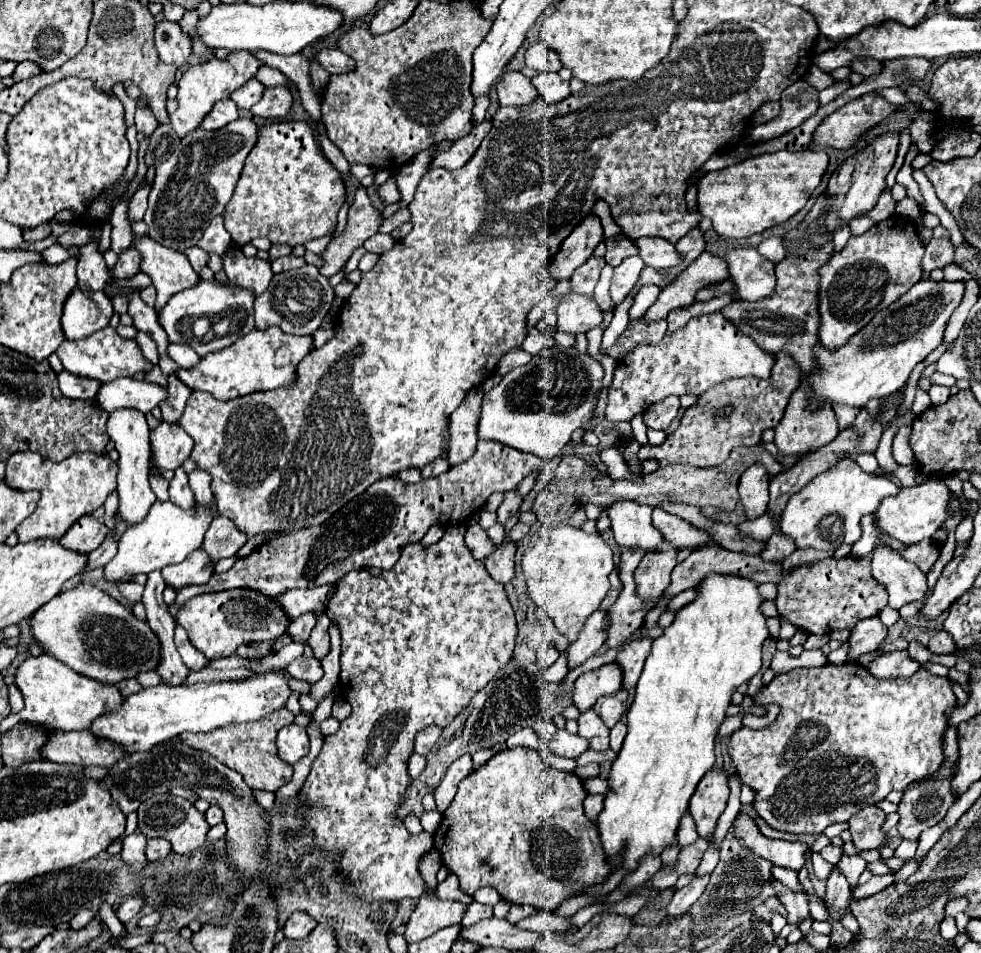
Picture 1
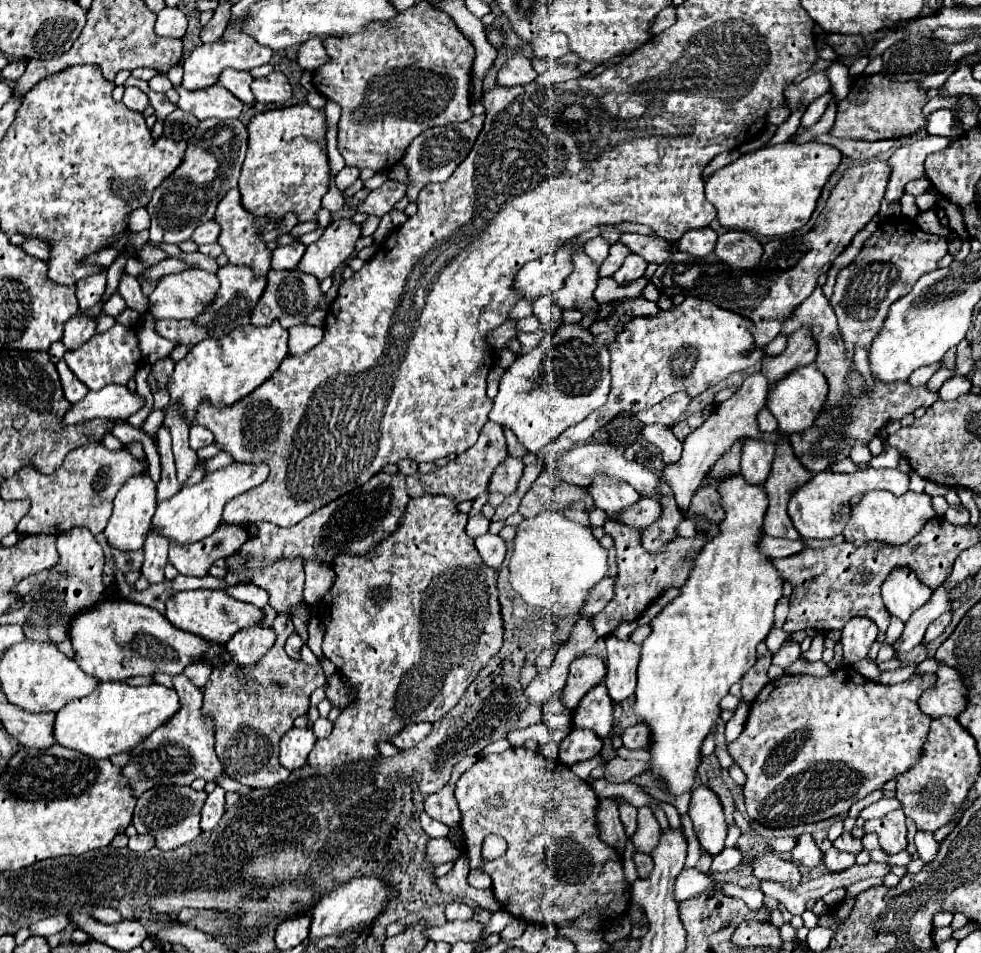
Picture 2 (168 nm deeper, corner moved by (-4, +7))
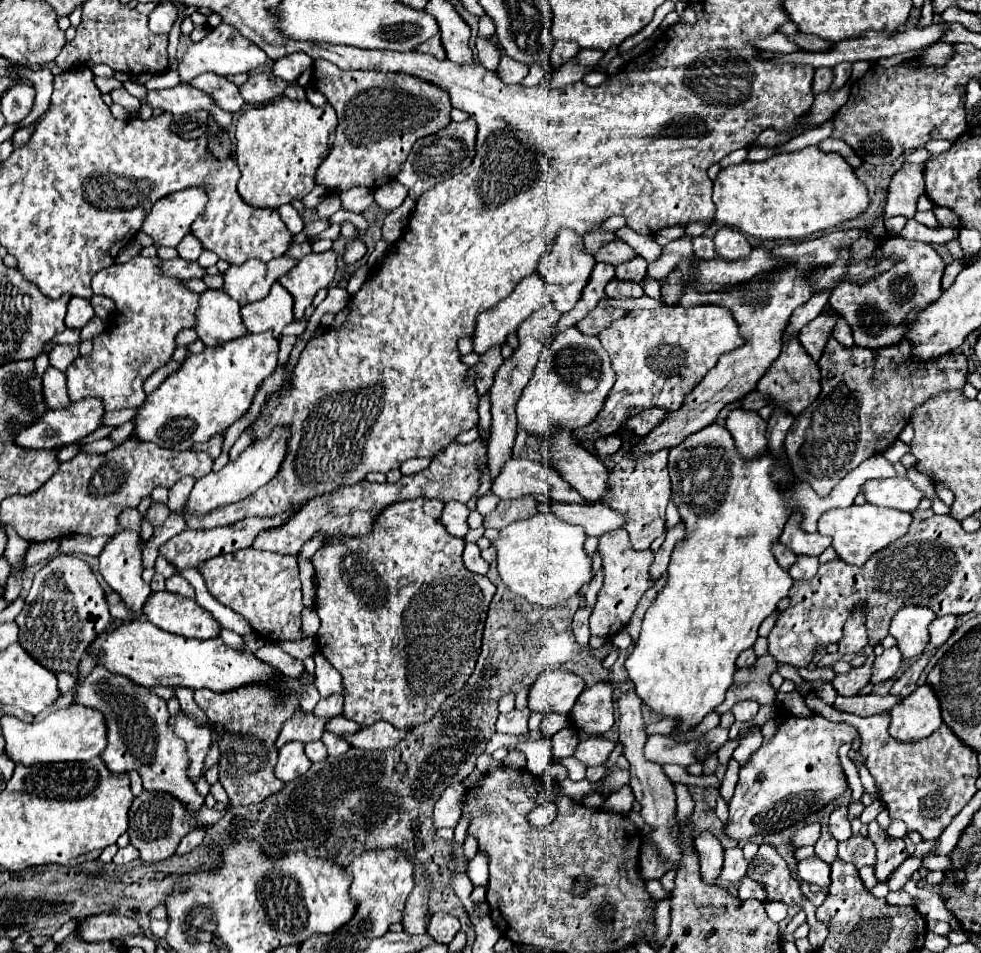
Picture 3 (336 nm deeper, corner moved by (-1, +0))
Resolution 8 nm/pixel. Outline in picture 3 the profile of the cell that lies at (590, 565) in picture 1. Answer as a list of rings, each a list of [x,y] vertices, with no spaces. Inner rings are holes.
[[[537,513],[533,519],[523,519],[517,523],[511,523],[501,529],[501,535],[497,541],[493,541],[493,547],[497,549],[497,569],[503,579],[503,583],[511,589],[511,593],[523,597],[525,601],[539,605],[539,607],[557,607],[563,601],[567,601],[571,595],[579,593],[579,589],[593,579],[593,561],[585,553],[585,531],[579,525],[563,523],[563,519],[557,519],[551,513]]]

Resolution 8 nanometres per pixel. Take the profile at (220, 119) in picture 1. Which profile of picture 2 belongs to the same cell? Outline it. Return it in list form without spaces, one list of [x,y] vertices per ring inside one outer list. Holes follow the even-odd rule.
[[[212,84],[202,90],[184,90],[184,88],[176,86],[174,90],[180,96],[178,106],[186,112],[192,112],[198,120],[238,118],[242,112],[242,106],[244,106],[220,84]]]

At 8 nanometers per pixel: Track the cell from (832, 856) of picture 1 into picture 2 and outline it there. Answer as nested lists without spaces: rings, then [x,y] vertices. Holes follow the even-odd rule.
[[[844,832],[842,836],[838,836],[838,838],[834,840],[834,846],[836,846],[838,850],[854,852],[854,854],[858,854],[858,852],[862,852],[862,850],[864,850],[862,840],[860,840],[860,838],[854,838],[850,832]]]

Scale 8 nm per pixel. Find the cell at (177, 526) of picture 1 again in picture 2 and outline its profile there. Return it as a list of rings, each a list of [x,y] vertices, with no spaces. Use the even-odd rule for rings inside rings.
[[[232,462],[232,464],[228,464],[216,472],[206,474],[204,480],[198,482],[196,486],[182,488],[170,500],[160,502],[156,508],[156,514],[152,518],[152,528],[164,532],[164,536],[168,536],[170,542],[178,542],[178,544],[198,542],[198,540],[210,536],[220,526],[222,508],[226,502],[244,494],[250,488],[260,486],[266,478],[268,478],[268,466],[264,462],[260,462],[260,464],[246,464],[246,462],[236,464],[236,462]]]

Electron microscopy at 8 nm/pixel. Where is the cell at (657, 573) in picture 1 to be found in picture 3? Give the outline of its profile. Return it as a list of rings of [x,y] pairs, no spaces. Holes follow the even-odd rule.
[[[661,449],[653,455],[629,453],[611,469],[611,475],[609,475],[611,495],[607,497],[605,505],[609,505],[615,511],[625,511],[629,515],[629,523],[625,525],[625,529],[631,537],[633,549],[649,549],[651,543],[665,533],[665,509],[671,497],[669,485],[671,481],[669,481],[669,469],[667,469],[667,449]],[[615,483],[625,487],[617,487],[615,491]]]

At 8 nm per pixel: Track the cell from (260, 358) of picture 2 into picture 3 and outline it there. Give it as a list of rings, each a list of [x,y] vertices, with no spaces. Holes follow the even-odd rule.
[[[271,331],[259,335],[247,333],[221,345],[205,347],[203,353],[187,355],[185,363],[141,405],[135,415],[133,437],[165,449],[185,451],[197,441],[207,441],[211,435],[223,433],[249,411],[259,387],[277,367],[277,355],[279,339]]]

